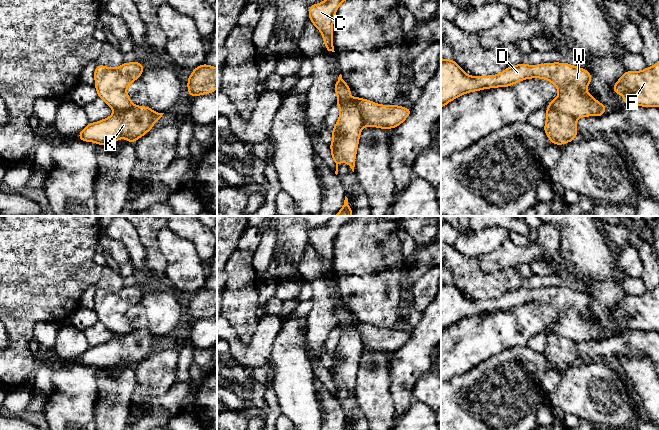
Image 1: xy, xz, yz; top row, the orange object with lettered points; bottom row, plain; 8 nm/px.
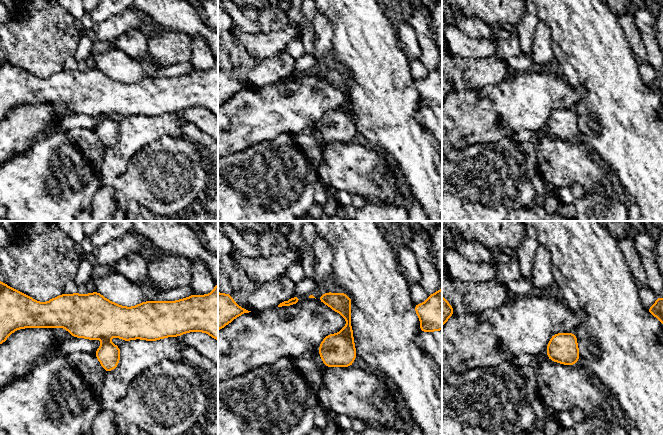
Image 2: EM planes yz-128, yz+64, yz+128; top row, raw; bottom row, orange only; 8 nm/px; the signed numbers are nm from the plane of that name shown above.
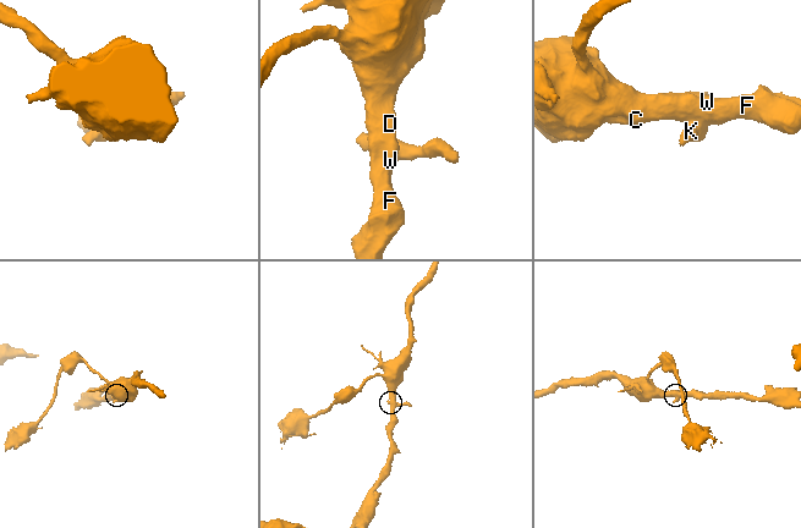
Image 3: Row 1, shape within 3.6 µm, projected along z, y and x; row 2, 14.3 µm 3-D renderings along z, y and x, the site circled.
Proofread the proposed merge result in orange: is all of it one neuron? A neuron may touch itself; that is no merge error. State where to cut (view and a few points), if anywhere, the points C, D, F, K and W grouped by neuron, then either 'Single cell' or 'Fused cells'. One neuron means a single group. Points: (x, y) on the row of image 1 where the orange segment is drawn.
Split along yz (548, 106), (569, 113), (576, 118). Groups: C D F W / K. Fused cells

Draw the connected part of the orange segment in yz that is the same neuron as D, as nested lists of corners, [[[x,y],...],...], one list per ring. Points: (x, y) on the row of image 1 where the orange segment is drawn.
[[[441,58],[441,108],[459,96],[488,88],[508,87],[529,78],[550,81],[558,89],[558,97],[548,107],[574,118],[602,116],[606,105],[600,104],[586,88],[592,75],[585,69],[568,63],[526,65],[520,63],[506,68],[498,75],[469,76],[453,60]]]

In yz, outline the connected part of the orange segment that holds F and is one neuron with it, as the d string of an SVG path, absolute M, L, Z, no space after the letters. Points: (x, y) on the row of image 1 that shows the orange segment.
M659 61L642 71L626 71L613 91L624 96L623 104L659 107Z

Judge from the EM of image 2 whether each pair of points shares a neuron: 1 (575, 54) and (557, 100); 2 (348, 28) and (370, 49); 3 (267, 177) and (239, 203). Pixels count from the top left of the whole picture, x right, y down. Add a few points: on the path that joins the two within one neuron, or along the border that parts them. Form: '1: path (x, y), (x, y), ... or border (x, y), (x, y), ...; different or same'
1: border (562, 76), (574, 86), (583, 85), (586, 91); different
2: path (353, 32), (365, 44); same
3: path (260, 184), (246, 197); same

